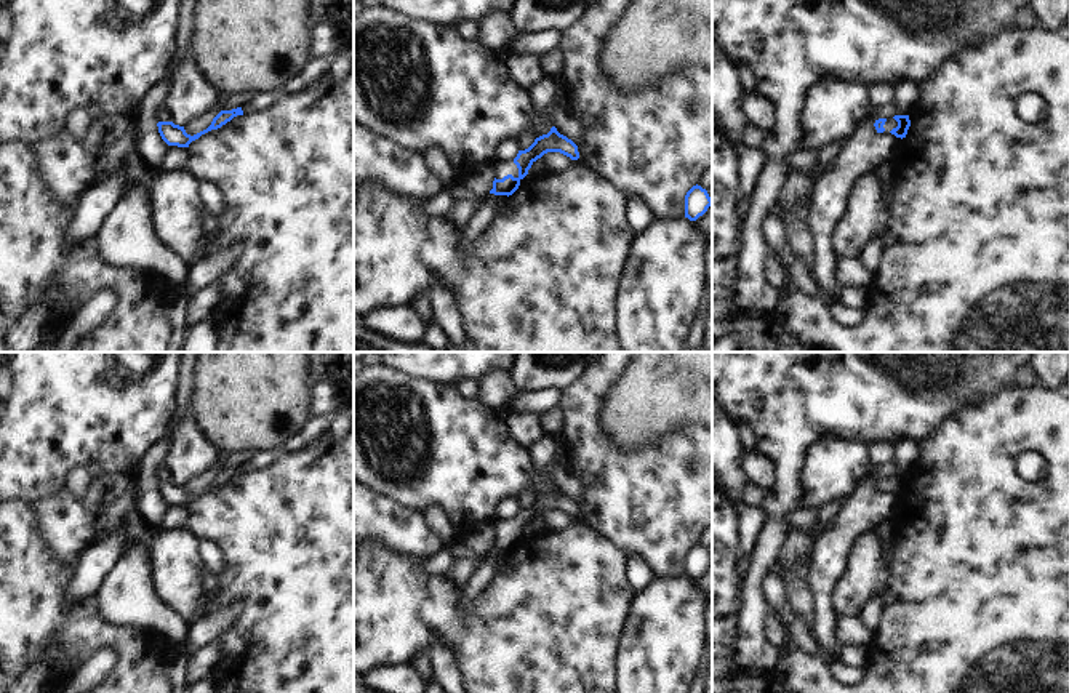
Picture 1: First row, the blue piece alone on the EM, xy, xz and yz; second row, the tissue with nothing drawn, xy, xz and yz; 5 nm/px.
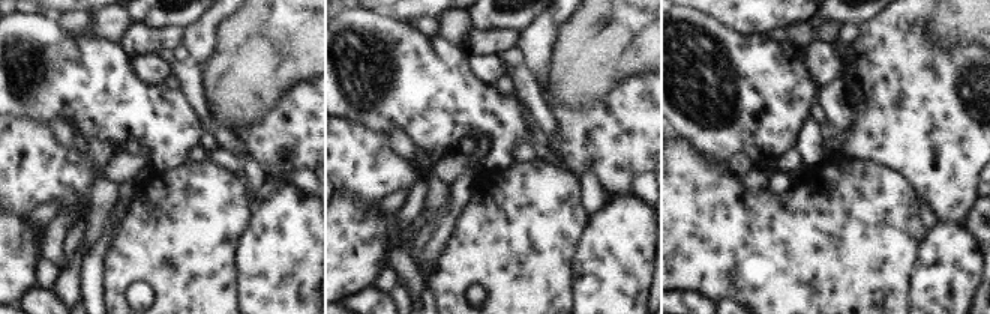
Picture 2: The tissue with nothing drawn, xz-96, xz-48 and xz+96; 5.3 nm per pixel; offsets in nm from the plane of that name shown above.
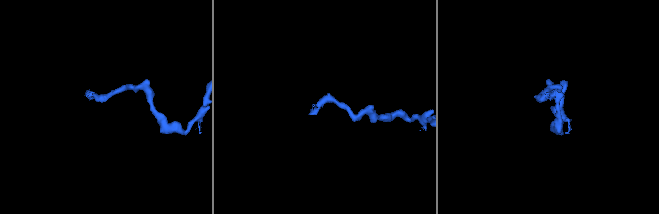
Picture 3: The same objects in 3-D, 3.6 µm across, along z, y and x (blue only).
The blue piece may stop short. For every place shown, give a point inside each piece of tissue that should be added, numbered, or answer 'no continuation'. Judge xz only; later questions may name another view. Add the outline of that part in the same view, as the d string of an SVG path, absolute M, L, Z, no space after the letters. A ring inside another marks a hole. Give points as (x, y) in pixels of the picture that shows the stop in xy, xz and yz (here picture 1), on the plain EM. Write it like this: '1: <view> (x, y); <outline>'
1: xz (500, 527); M493 517L488 523L491 525L493 535L496 538L502 538L507 533L512 533L514 536L518 536L518 527L514 522L514 519L501 520L501 519Z

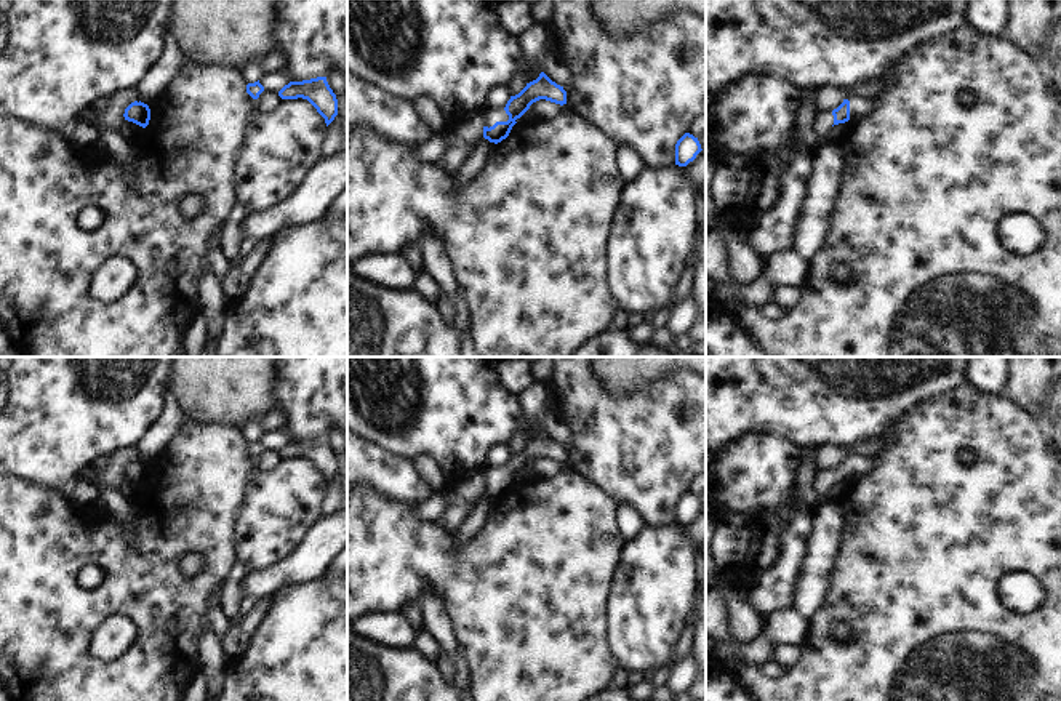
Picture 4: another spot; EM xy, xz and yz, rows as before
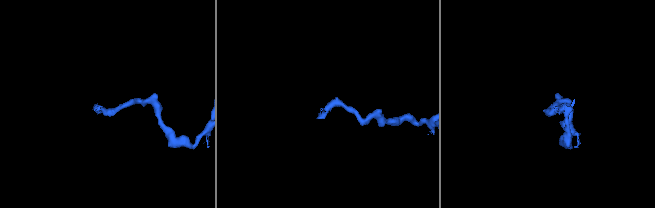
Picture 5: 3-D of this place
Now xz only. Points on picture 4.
1: xz (490, 474); M483 464L478 469L478 472L483 479L483 483L488 485L488 487L493 485L496 480L507 480L509 479L509 474L506 472L504 467Z

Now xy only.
no continuation

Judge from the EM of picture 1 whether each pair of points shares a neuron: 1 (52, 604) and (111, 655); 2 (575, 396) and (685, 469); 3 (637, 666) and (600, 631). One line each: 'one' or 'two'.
1: two
2: one
3: two

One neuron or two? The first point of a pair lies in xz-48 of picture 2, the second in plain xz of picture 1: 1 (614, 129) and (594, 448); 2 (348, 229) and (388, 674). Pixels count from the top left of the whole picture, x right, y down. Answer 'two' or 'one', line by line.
1: one
2: two

